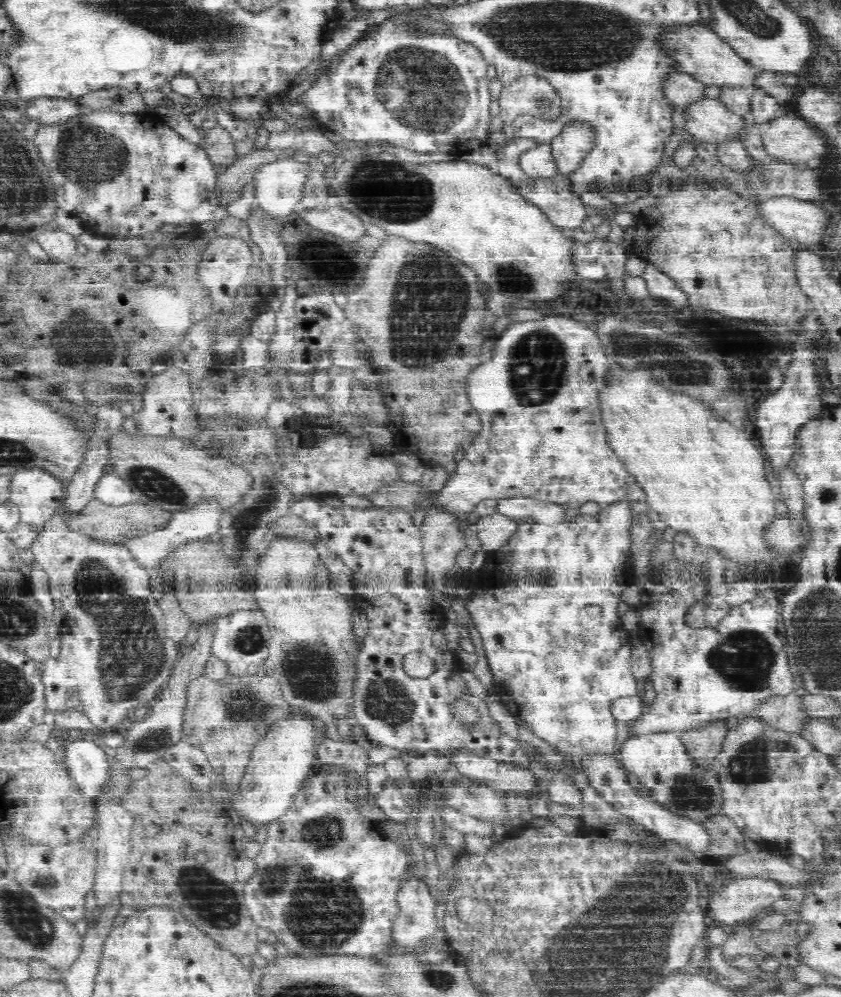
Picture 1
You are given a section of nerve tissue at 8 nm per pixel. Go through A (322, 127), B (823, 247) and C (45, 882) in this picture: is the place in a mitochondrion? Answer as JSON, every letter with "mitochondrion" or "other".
{"A":"other","B":"other","C":"mitochondrion"}

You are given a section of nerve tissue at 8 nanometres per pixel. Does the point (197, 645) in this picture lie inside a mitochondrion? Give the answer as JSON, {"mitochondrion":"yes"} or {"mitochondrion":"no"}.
{"mitochondrion":"no"}

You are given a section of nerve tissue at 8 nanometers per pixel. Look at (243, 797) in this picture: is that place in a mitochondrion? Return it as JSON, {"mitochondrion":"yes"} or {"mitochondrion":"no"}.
{"mitochondrion":"no"}

